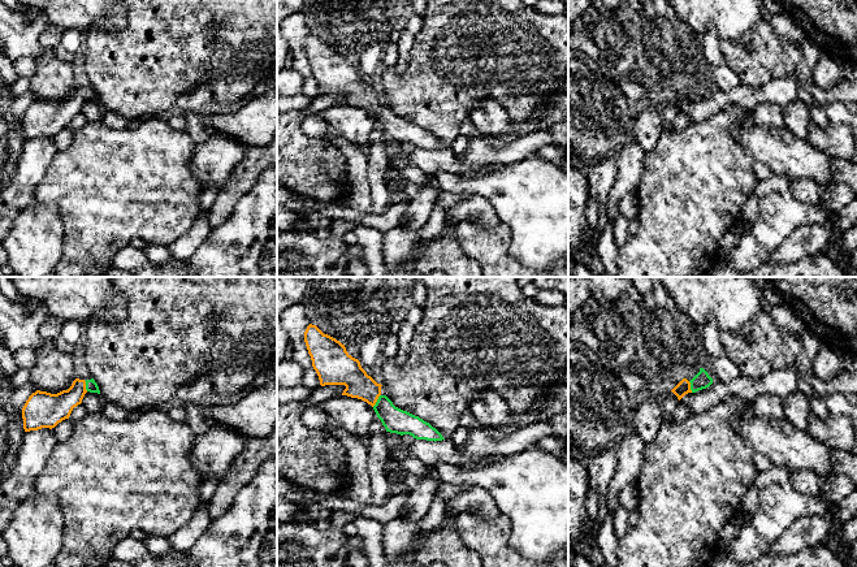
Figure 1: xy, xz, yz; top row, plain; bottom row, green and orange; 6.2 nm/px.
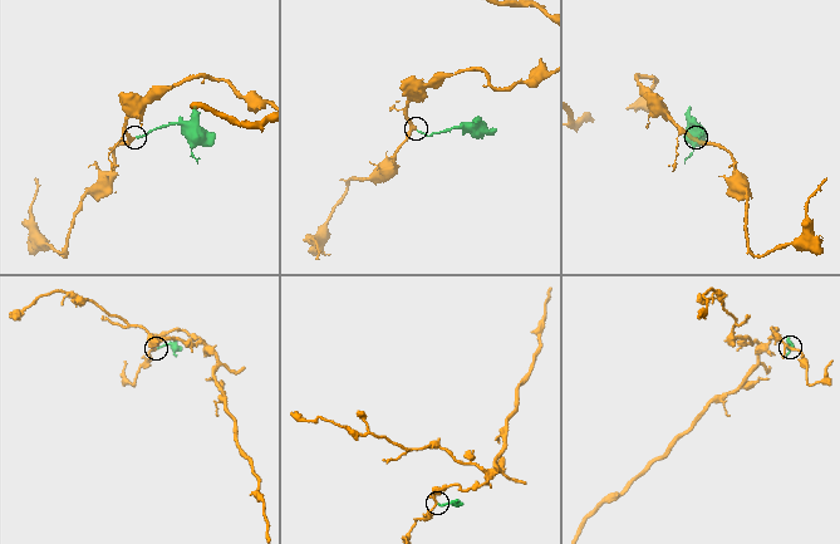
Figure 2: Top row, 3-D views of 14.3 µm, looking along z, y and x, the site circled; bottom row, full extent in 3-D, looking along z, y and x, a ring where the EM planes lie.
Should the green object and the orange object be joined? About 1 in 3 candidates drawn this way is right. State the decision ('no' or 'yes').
yes

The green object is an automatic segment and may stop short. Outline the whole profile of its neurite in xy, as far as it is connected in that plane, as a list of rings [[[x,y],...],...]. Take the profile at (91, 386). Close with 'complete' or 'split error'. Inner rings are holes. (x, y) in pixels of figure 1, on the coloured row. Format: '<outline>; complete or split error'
[[[75,378],[68,390],[57,394],[36,390],[22,408],[25,432],[52,429],[62,420],[69,419],[73,408],[82,403],[87,391],[100,394],[94,378],[86,381]]]; split error

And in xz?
[[[310,324],[304,332],[304,342],[320,385],[345,385],[342,395],[371,404],[386,432],[434,442],[445,440],[429,423],[395,407],[386,395],[382,395],[382,385],[367,375],[360,362],[352,358],[339,341]]]; split error

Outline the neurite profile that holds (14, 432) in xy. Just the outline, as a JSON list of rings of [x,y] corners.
[[[8,424],[5,429],[8,433],[7,442],[9,443],[12,450],[17,451],[21,446],[25,429],[17,424]]]

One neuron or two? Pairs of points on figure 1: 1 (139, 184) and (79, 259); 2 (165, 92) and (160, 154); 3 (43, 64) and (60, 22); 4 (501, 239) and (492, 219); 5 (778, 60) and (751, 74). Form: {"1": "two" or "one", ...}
{"1": "one", "2": "two", "3": "two", "4": "two", "5": "one"}

